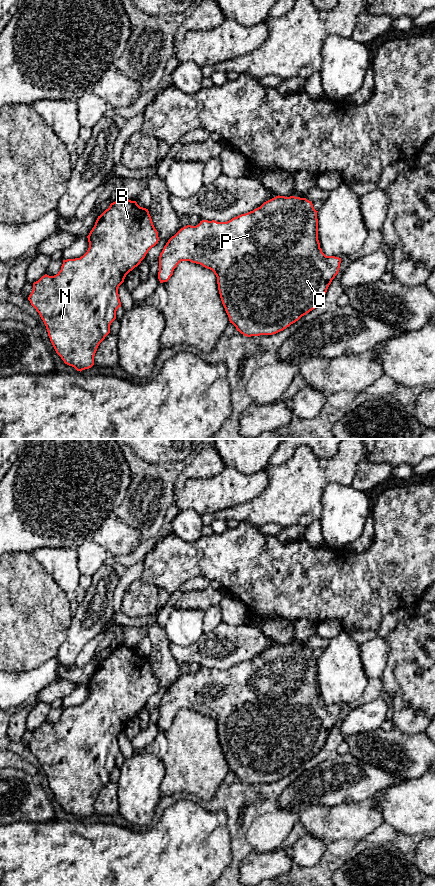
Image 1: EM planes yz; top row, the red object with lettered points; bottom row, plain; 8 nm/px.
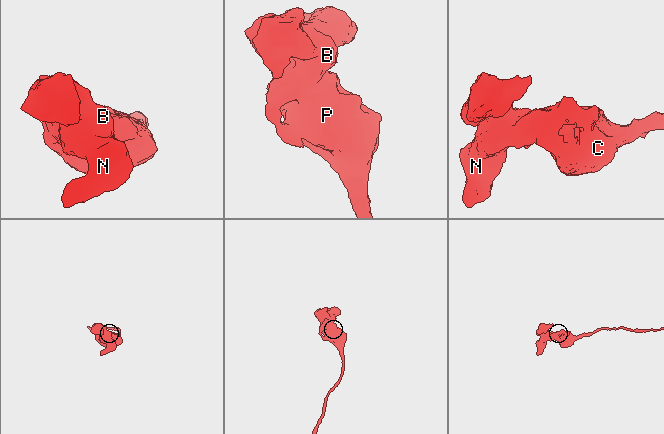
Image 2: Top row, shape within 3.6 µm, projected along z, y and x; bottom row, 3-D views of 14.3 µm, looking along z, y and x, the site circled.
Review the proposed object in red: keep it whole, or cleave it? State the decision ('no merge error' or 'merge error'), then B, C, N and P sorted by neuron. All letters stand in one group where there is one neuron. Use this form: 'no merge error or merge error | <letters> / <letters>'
no merge error | B C N P

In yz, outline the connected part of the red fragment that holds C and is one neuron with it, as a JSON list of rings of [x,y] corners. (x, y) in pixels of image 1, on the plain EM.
[[[278,643],[264,650],[260,655],[254,657],[253,659],[241,662],[227,670],[202,668],[196,674],[187,673],[181,676],[168,688],[160,701],[158,727],[160,731],[167,730],[173,723],[174,717],[181,709],[190,709],[192,711],[200,712],[203,715],[212,718],[216,723],[222,752],[229,765],[230,771],[236,775],[237,779],[247,785],[276,782],[283,779],[291,772],[298,769],[302,764],[315,757],[322,750],[329,733],[339,720],[341,706],[326,704],[320,696],[320,691],[318,688],[317,660],[318,659],[314,657],[312,650],[306,646],[295,644],[285,645]]]

